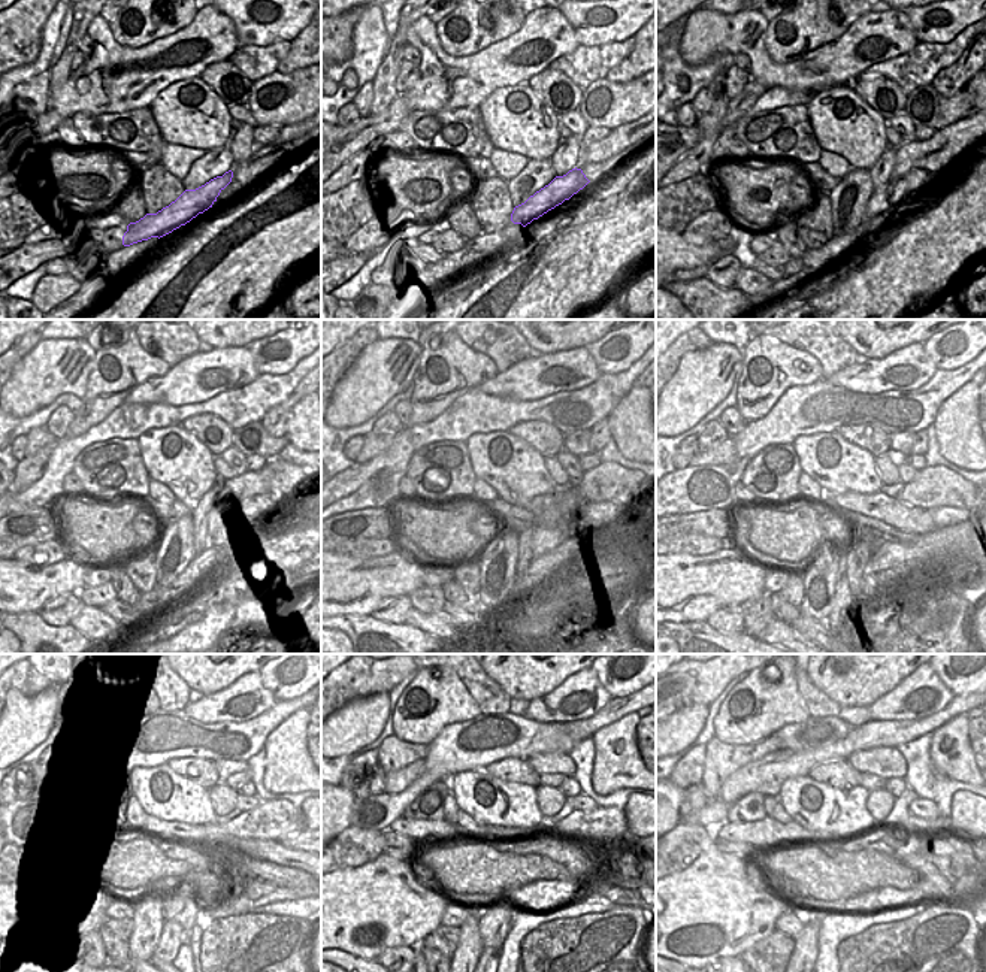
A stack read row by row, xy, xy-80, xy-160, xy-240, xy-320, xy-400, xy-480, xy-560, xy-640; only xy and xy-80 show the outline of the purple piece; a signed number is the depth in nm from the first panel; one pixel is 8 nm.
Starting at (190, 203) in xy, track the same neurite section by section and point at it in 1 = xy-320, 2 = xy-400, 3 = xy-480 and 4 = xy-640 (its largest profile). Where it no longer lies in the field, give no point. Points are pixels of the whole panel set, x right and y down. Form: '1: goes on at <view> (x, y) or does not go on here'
1: goes on at xy-320 (607, 514)
2: goes on at xy-400 (944, 515)
3: goes on at xy-480 (290, 842)
4: does not go on here

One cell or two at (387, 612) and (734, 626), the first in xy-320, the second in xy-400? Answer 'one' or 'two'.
one

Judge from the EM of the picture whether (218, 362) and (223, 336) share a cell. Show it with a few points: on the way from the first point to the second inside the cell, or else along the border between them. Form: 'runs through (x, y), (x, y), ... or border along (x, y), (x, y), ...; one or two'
border along (245, 347), (214, 350); two

